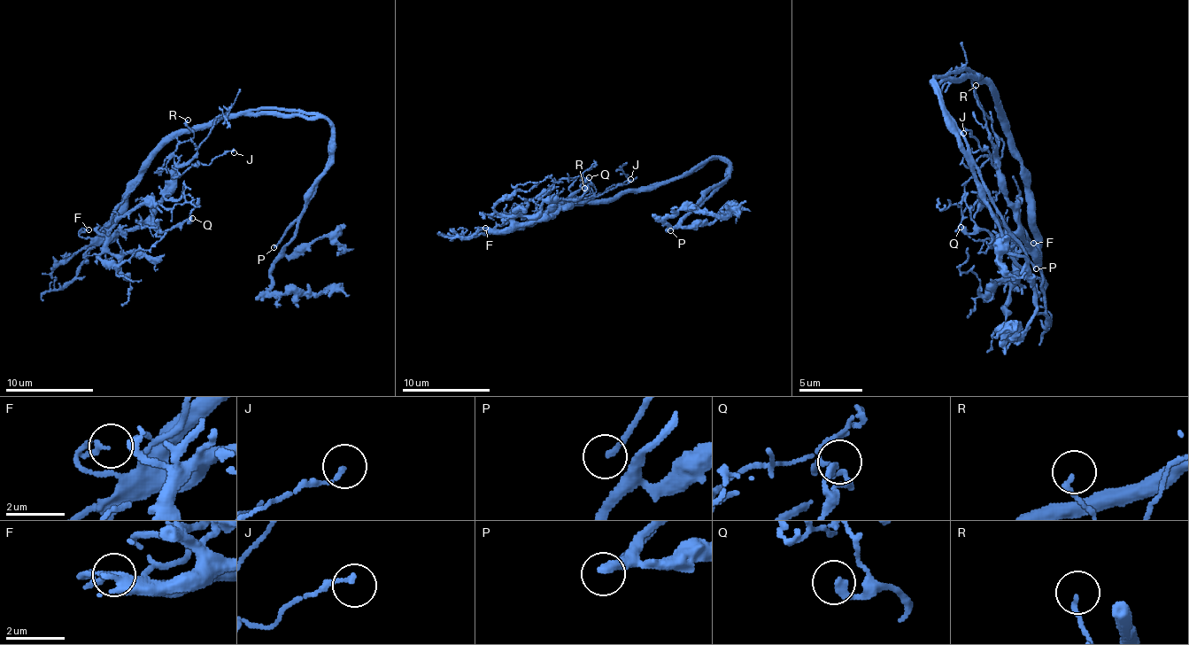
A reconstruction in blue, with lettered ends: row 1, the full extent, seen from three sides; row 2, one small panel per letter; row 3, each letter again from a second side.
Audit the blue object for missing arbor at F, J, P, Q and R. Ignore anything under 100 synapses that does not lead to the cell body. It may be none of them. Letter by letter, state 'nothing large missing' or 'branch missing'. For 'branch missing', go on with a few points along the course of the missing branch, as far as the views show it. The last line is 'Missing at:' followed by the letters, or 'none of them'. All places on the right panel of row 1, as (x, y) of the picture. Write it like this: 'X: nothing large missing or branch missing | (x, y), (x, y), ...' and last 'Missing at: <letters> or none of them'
F: nothing large missing
J: nothing large missing
P: branch missing | (1036, 268), (1058, 319), (1074, 335), (1086, 335), (1077, 230), (1090, 218)
Q: nothing large missing
R: nothing large missing
Missing at: P

